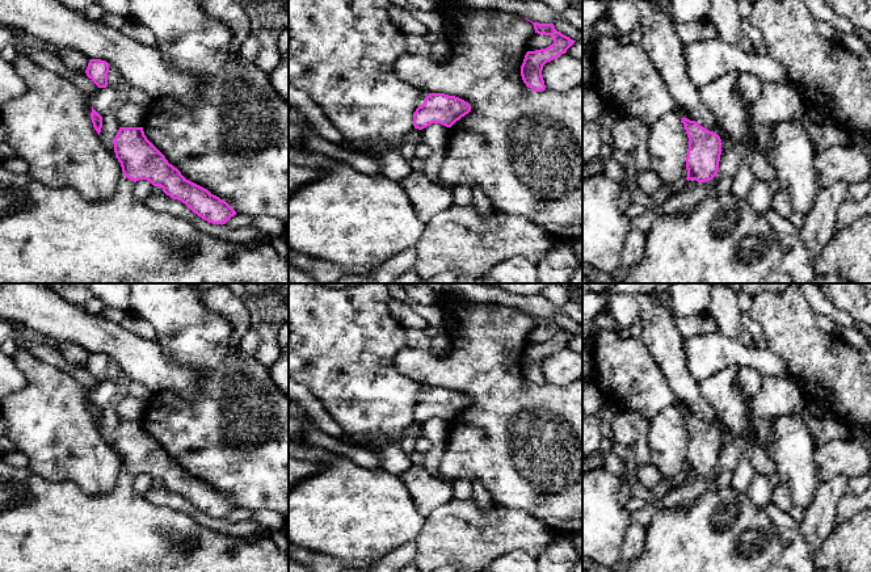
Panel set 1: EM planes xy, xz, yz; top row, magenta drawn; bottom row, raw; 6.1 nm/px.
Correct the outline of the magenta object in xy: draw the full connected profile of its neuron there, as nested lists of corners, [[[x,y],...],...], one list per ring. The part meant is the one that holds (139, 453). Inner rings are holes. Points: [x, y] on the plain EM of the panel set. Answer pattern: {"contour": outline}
{"contour": [[[119,421],[115,432],[113,433],[113,438],[114,438],[115,451],[121,457],[123,470],[118,476],[118,480],[117,480],[114,489],[108,495],[88,495],[85,491],[83,491],[77,484],[75,484],[72,481],[62,481],[62,483],[47,481],[47,480],[42,479],[41,476],[35,475],[28,467],[26,468],[17,468],[17,467],[8,464],[5,460],[0,459],[0,572],[289,572],[289,555],[286,552],[281,551],[277,547],[277,544],[274,543],[274,541],[270,538],[270,535],[266,534],[265,531],[262,531],[261,535],[258,538],[256,538],[254,541],[249,541],[248,538],[235,538],[235,537],[227,535],[224,533],[219,533],[216,530],[213,530],[210,527],[205,527],[205,526],[197,523],[189,514],[186,514],[181,510],[177,510],[177,509],[173,509],[169,506],[153,505],[150,501],[147,501],[144,499],[144,496],[140,496],[135,492],[134,478],[139,474],[147,474],[153,480],[160,480],[163,483],[163,485],[167,489],[169,489],[171,492],[178,493],[182,497],[185,497],[194,508],[197,508],[202,513],[207,514],[209,517],[224,518],[224,517],[227,517],[227,514],[231,510],[236,509],[236,505],[226,495],[211,488],[207,483],[186,474],[177,462],[174,462],[172,458],[169,458],[168,454],[165,453],[165,450],[147,433],[147,430],[144,429],[143,421]]]}

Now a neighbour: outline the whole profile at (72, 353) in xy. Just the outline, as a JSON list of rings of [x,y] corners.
[[[59,344],[59,352],[63,358],[75,366],[85,366],[89,353],[77,344]]]

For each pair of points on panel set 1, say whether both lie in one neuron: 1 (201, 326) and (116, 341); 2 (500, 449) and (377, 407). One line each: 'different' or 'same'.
1: different
2: different

